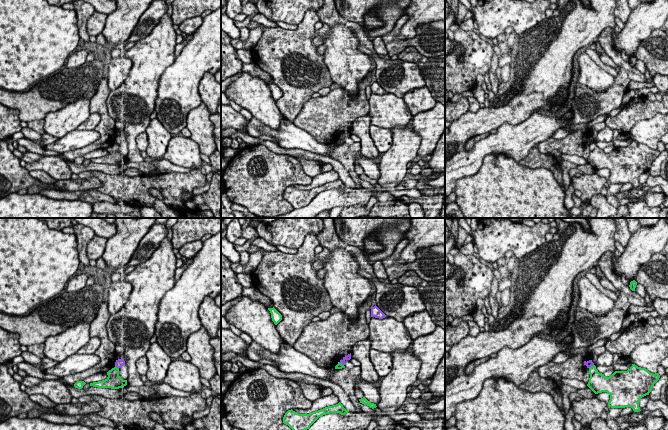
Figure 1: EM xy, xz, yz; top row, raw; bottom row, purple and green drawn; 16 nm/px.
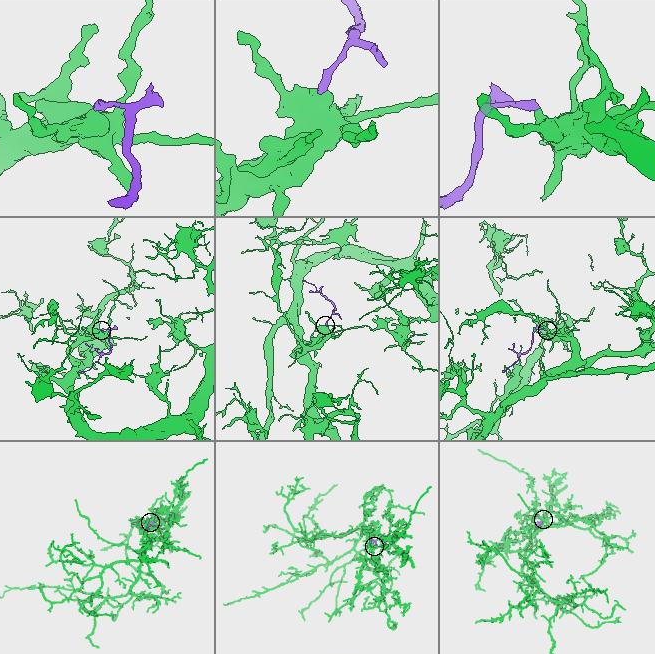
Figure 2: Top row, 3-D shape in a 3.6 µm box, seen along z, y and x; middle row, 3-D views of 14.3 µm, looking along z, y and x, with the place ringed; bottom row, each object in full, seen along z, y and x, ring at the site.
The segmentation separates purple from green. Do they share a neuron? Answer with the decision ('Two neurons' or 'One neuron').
Two neurons

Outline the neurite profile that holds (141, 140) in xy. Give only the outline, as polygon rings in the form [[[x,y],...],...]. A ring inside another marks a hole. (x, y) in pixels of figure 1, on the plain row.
[[[146,132],[139,134],[136,137],[136,145],[140,151],[146,151],[148,147],[148,136]]]

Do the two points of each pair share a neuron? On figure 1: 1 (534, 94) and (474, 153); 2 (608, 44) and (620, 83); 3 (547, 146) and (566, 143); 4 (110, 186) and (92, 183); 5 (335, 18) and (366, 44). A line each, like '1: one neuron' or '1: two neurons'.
1: two neurons
2: two neurons
3: one neuron
4: two neurons
5: one neuron

